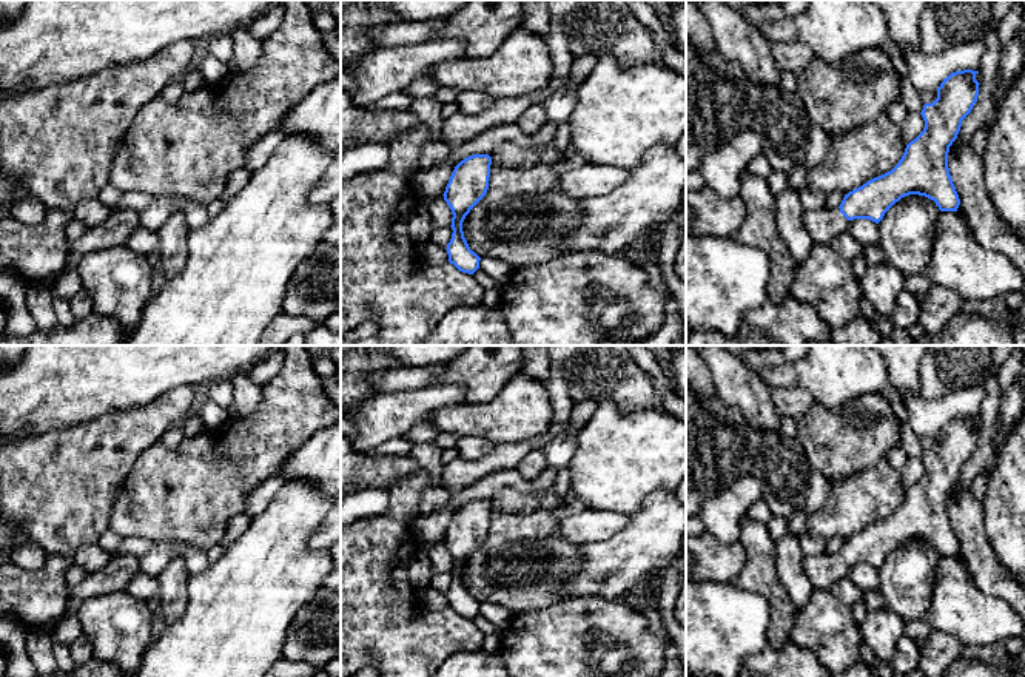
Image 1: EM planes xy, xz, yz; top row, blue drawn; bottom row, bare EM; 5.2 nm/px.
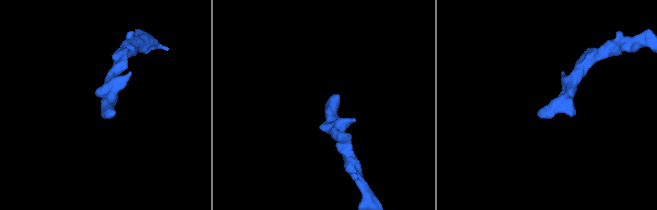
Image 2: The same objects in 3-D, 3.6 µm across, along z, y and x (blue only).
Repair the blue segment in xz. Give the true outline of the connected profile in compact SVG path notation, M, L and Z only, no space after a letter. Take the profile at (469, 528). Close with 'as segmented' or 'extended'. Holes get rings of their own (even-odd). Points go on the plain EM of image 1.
M489 500L465 503L455 512L442 540L453 560L450 571L453 578L445 594L449 608L469 620L479 614L481 603L470 595L464 583L462 568L489 535L490 510Z | as segmented

